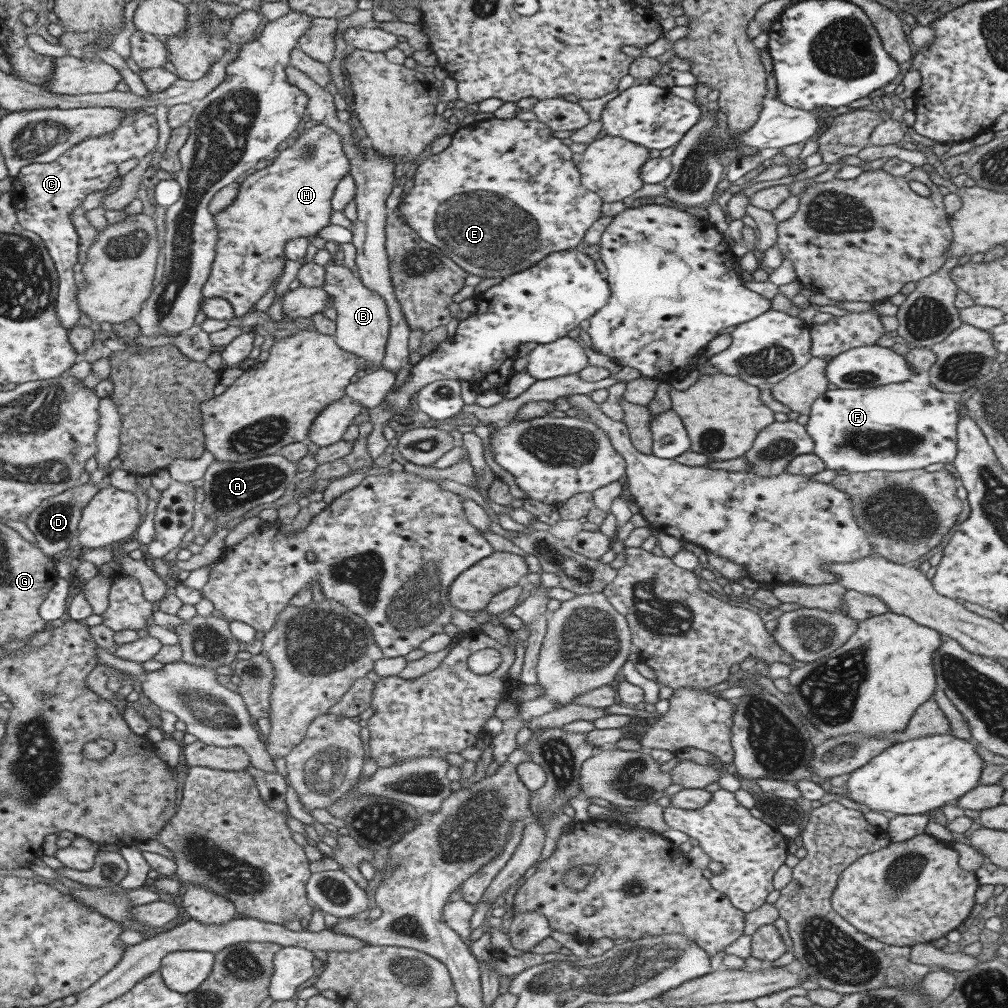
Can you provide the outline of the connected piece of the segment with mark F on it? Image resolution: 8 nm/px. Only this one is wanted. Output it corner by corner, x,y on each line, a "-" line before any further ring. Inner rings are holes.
905,381
869,388
826,390
811,403
808,416
805,430
813,440
812,454
821,460
825,469
848,473
911,471
924,469
928,464
952,463
957,454
956,402
948,393
931,385

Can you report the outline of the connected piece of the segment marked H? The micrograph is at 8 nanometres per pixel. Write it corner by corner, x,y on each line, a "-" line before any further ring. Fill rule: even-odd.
313,124
290,147
281,147
270,158
266,167
247,174
231,204
219,214
213,215
217,240
209,274
201,286
202,298
224,298
232,306
235,317
245,314
265,294
270,284
281,276
286,260
284,244
294,238
314,235
329,224
333,212
329,199
335,185
348,170
348,161
338,133
322,124

